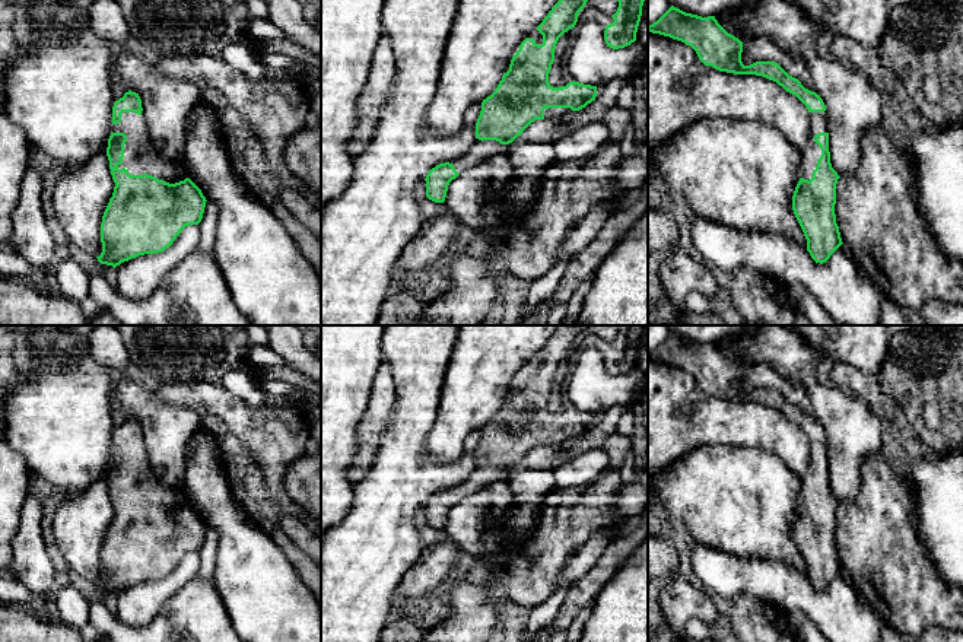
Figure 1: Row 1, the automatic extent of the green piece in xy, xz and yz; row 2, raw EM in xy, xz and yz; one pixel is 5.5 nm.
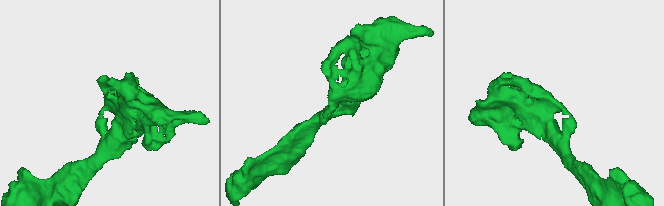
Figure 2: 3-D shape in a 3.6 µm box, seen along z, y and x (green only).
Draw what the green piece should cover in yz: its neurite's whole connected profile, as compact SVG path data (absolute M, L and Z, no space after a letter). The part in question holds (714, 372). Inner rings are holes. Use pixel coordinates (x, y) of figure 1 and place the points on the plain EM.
M671 333L657 349L648 353L648 359L670 363L690 372L705 392L712 392L719 398L756 401L773 407L786 419L795 422L807 433L810 464L807 471L801 476L801 505L792 522L792 537L807 566L807 578L811 585L820 591L826 589L843 569L835 541L836 511L840 503L830 490L829 448L823 426L816 419L805 416L798 406L789 403L778 390L756 388L750 392L744 392L741 388L743 369L728 360L718 350L715 343L702 344Z

